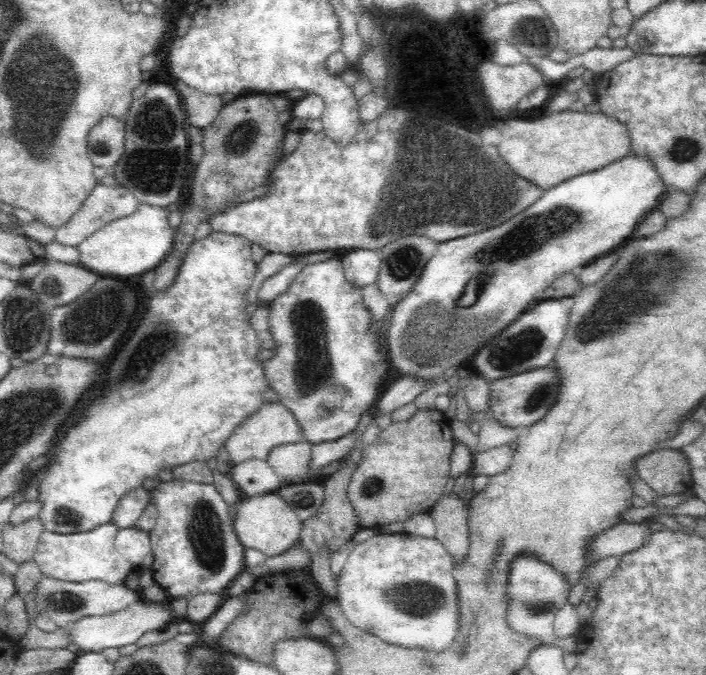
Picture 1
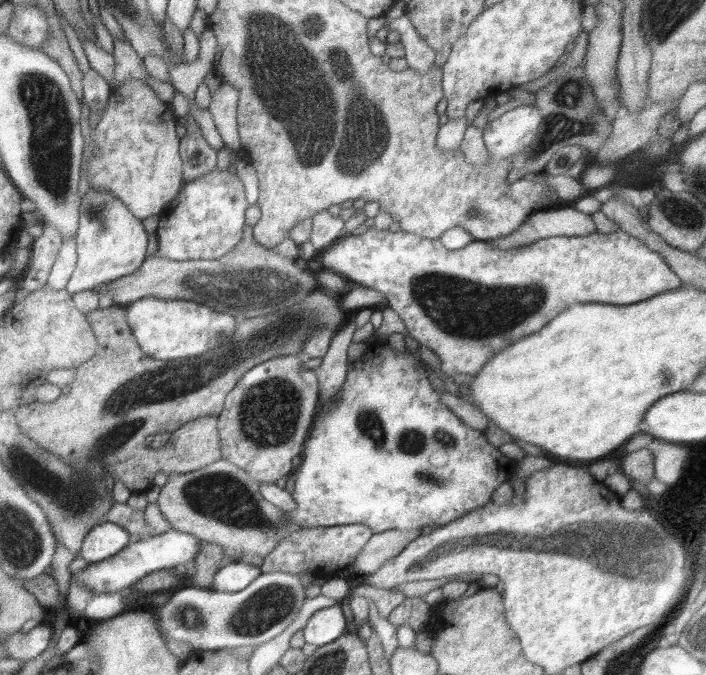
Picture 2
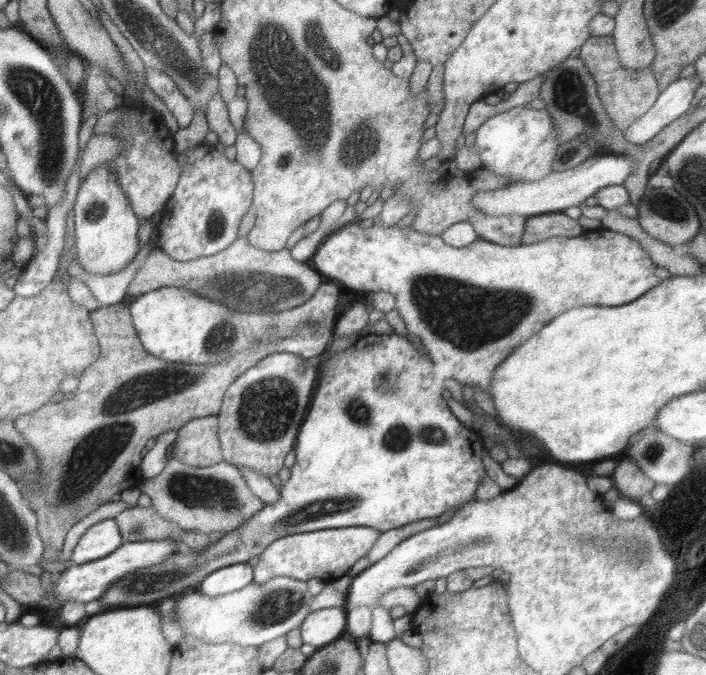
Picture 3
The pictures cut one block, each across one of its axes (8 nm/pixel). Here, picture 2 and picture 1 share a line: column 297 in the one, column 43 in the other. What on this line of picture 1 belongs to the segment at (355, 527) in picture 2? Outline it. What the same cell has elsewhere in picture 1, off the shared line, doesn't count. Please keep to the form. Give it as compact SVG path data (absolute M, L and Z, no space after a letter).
M112 521L92 528L90 532L60 534L44 530L32 559L47 577L70 582L100 579L110 584L121 584L124 576L134 567L115 548L118 530Z

